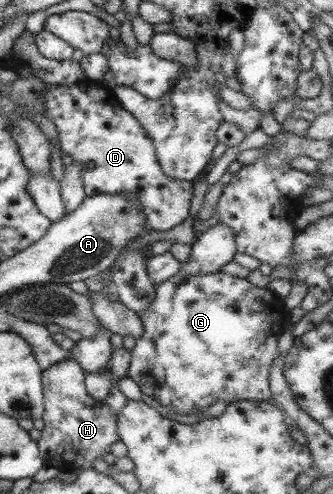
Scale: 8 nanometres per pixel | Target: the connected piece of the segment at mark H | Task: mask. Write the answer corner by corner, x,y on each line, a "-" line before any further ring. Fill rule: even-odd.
69,357
50,365
42,371
41,385
44,405
42,421
44,426
36,444
43,465
46,467
55,467
58,470
72,470
74,472
91,468
92,461
97,458
102,459
101,454
109,452
109,446
118,440
116,416
112,414
104,401
93,399
86,392
84,386
85,374
81,366

